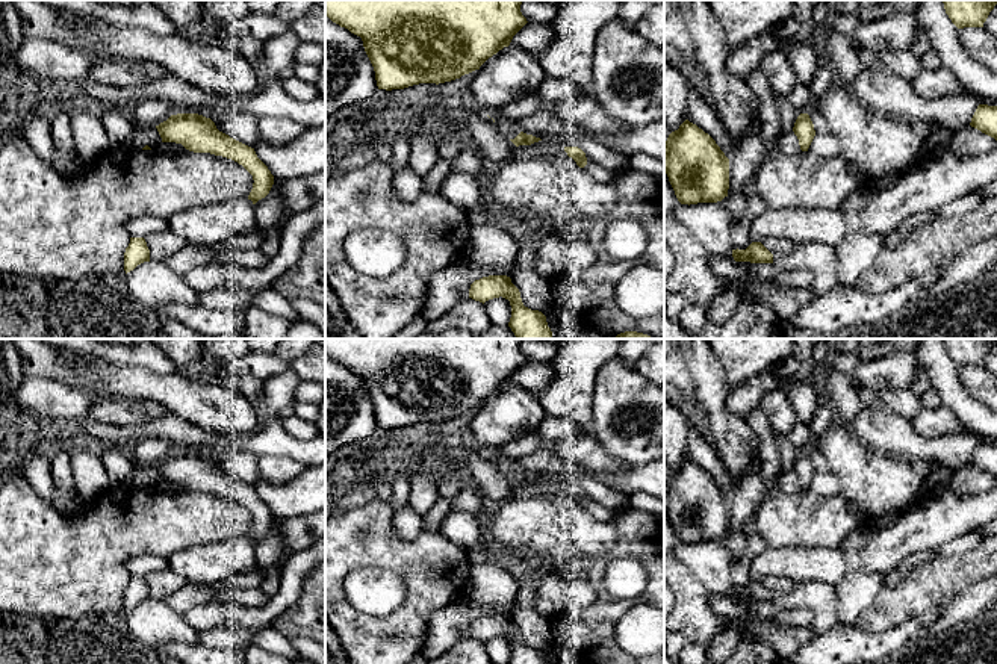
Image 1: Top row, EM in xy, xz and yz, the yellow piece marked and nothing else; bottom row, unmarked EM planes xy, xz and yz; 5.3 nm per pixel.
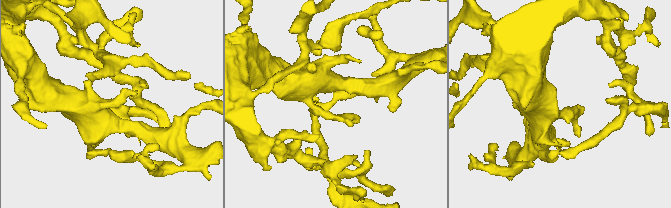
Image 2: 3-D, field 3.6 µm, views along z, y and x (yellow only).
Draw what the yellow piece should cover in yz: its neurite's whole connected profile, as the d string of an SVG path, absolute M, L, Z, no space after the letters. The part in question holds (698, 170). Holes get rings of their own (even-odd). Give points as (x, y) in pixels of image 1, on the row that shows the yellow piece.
M688 119L669 135L664 166L681 204L717 203L728 197L729 159Z

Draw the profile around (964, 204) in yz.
M979 192L968 194L965 197L956 198L946 203L943 207L935 210L935 218L959 218L971 210L974 210L982 201Z

